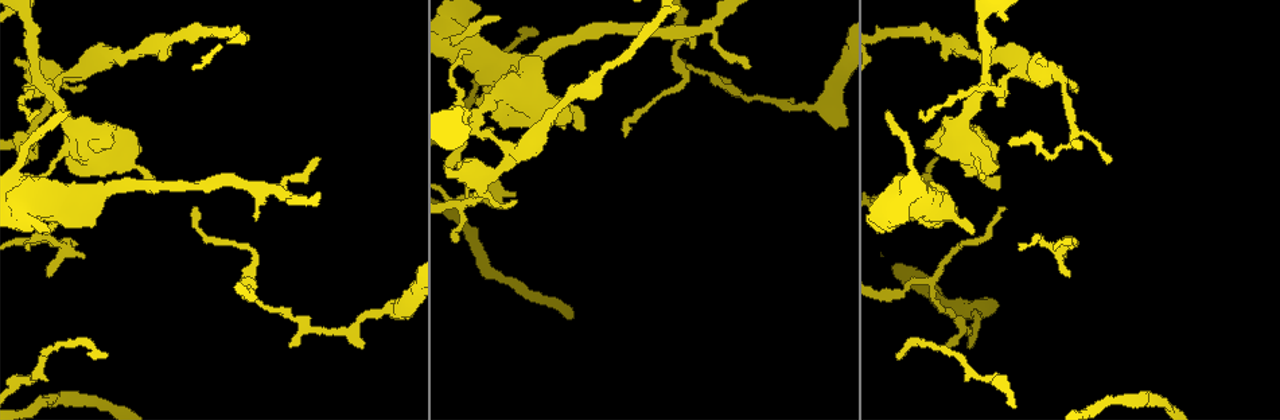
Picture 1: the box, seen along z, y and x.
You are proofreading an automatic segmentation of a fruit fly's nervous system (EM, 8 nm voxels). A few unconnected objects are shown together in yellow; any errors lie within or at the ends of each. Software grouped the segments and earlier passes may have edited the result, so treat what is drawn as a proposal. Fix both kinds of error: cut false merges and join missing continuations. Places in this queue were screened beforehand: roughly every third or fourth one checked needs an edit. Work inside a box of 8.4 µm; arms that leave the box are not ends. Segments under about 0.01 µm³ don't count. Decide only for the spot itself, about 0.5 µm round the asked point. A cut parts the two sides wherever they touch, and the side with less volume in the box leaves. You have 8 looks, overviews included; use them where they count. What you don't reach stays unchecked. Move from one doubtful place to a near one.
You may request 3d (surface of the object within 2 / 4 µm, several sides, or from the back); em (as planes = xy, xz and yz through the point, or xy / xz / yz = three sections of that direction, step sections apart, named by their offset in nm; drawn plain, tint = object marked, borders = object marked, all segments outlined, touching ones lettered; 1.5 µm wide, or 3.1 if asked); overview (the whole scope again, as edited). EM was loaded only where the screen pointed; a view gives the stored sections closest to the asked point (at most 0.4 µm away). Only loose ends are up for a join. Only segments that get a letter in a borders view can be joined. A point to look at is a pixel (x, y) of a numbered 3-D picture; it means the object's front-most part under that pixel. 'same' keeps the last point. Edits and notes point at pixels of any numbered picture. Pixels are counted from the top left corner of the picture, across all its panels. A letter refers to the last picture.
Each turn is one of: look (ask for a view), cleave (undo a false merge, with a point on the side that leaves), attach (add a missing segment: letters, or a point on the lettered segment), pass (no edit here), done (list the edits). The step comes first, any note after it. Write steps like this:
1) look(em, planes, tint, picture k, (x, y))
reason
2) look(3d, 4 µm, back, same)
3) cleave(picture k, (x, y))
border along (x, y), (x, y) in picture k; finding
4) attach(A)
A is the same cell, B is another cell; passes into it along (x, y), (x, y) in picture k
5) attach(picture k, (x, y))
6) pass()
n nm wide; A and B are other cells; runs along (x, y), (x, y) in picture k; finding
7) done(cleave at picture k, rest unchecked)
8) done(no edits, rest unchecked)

look(3d, 4 µm, picture 1, (583, 128))
an open end

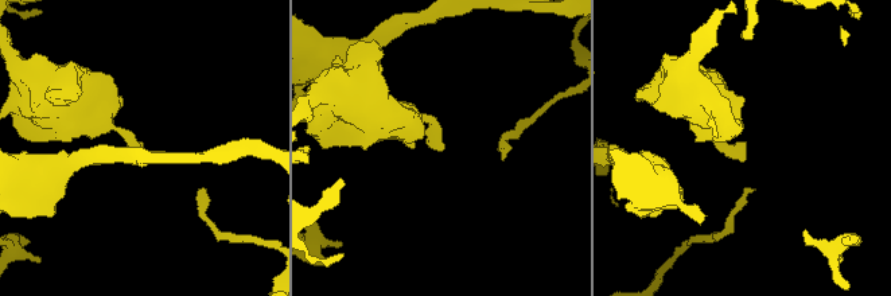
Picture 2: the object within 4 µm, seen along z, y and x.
look(em, planes, plain, picture 2, (439, 151))

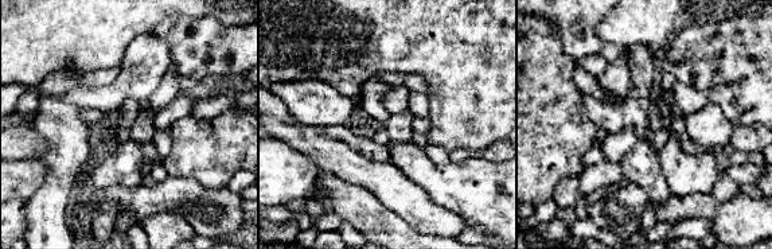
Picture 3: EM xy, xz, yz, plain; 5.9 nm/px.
look(em, planes, borders, same)
see the neighbours

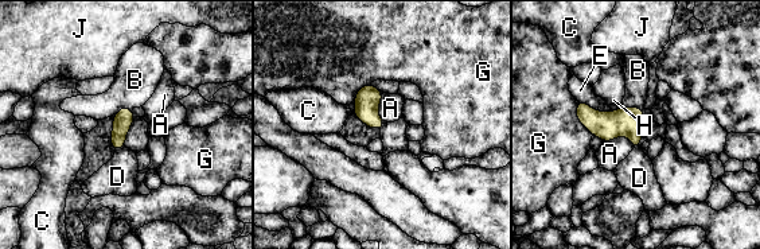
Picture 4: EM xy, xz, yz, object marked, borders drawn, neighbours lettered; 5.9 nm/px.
pass()
100 nm wide; A, B, C, D, E, G, H and J are other cells; none of them fits

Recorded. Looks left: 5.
look(em, planes, borders, picture 1, (517, 201))
branch stops here

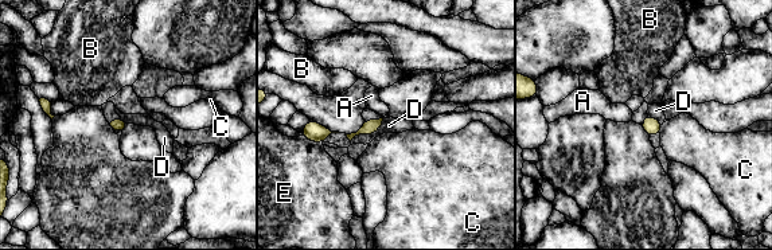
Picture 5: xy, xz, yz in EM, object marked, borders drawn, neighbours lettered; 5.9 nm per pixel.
pass()
D touches over 240 nm; A, B, C, D and E are other cells; border along (383, 118), (371, 135), (350, 140) in picture 5; no lettered segment goes on from it

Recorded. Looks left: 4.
look(3d, 4 µm, back, picture 1, (457, 48))
three-way junction

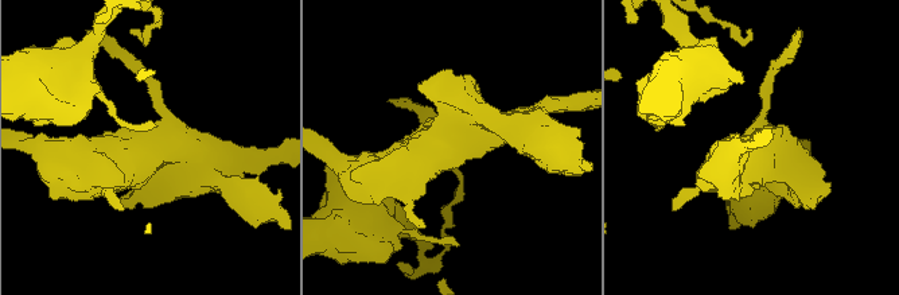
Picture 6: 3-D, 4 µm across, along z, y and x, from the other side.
look(em, planes, borders, picture 6, (144, 154))
need the tissue

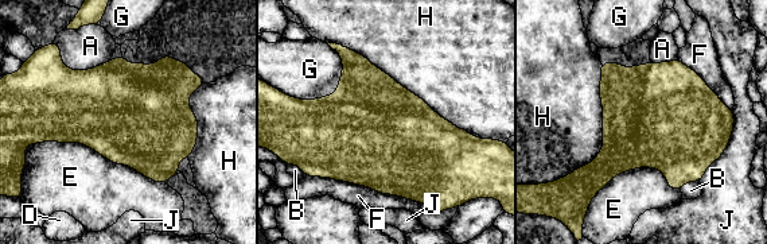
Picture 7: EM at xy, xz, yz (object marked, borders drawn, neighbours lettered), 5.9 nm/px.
pass()
600 nm wide; A, B, D, E, F, G, H and J are other cells; continuous, no second neuron

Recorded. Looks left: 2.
done(no edits, rest unchecked)

